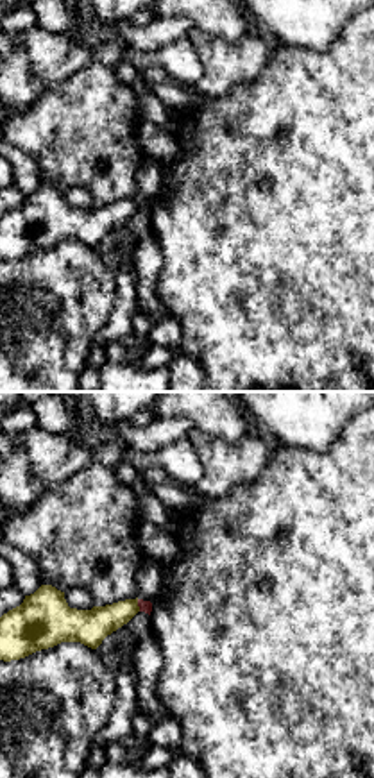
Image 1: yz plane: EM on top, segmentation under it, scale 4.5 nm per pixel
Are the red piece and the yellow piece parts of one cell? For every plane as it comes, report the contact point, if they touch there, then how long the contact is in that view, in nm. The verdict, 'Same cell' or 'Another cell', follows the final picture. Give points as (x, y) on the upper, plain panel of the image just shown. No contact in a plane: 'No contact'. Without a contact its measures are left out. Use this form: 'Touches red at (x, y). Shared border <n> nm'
Touches red at (138, 204). Shared border 60 nm

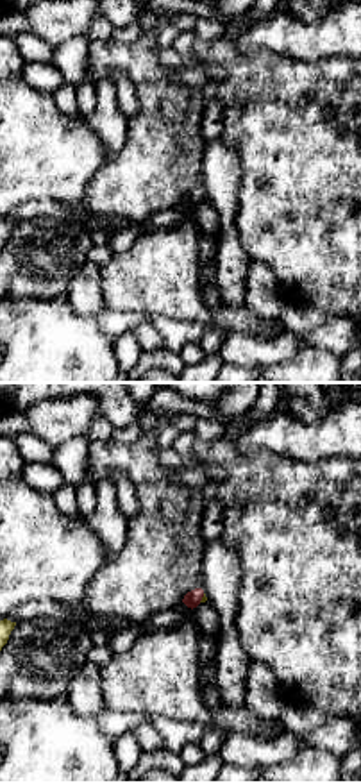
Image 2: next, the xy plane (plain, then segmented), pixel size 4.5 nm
Touches red at (202, 195). Shared border 50 nm

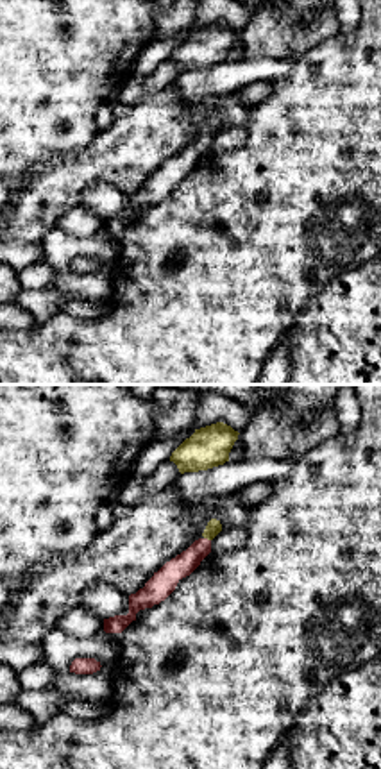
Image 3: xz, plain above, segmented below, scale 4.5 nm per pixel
Touches red at (206, 138). Shared border 40 nm

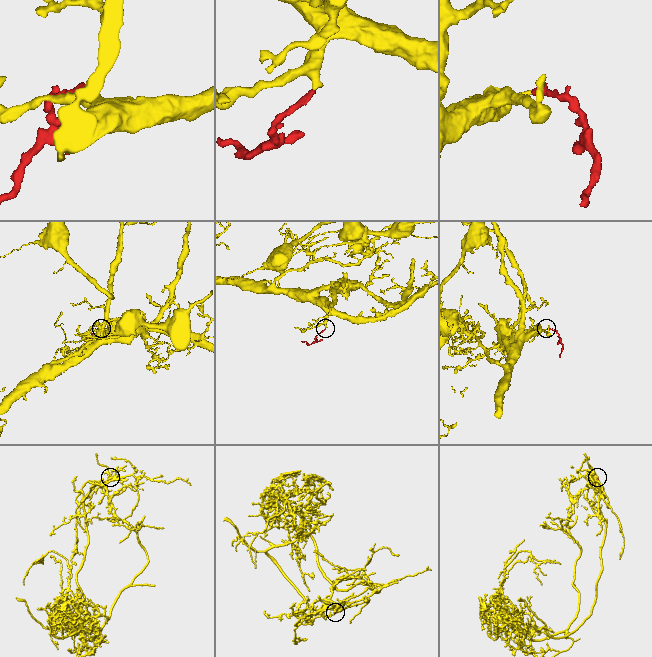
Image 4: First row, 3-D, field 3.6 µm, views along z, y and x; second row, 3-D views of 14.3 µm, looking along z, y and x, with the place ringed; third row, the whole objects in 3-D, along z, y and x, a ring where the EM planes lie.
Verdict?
Same cell

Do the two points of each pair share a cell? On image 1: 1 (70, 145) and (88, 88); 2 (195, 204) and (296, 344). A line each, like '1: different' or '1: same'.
1: same
2: same

